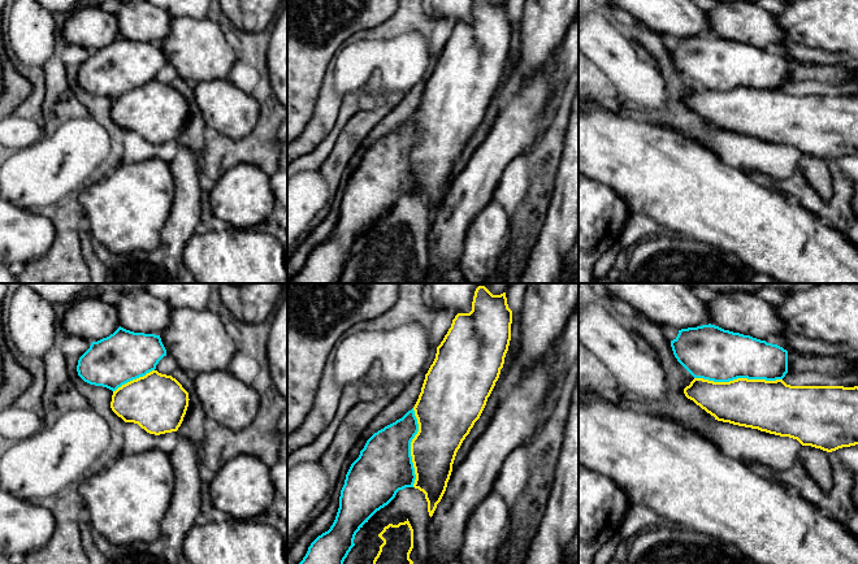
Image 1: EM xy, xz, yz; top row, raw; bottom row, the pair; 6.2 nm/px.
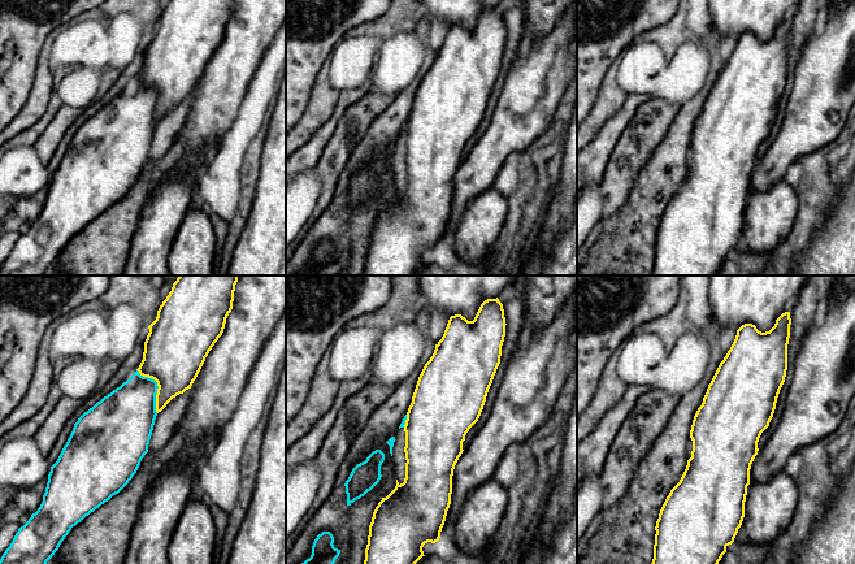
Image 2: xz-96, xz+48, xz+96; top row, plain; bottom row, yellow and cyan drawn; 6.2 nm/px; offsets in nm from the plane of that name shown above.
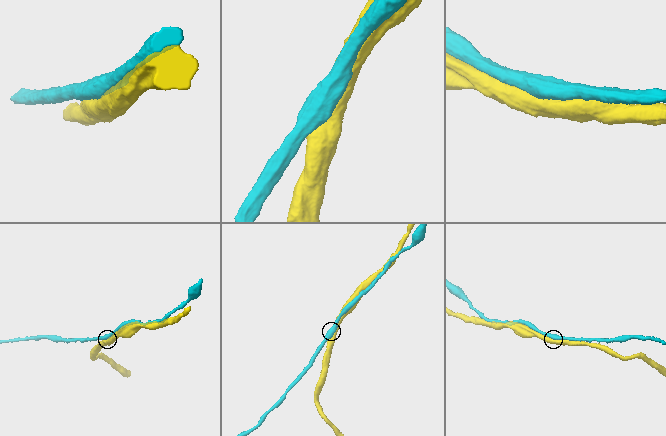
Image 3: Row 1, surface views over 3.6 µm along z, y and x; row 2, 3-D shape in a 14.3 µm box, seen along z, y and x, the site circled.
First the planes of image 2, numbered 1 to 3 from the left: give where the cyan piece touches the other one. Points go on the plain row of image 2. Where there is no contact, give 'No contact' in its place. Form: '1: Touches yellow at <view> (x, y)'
1: Touches yellow at xz-96 (159, 96)
2: Touches yellow at xz+48 (406, 130)
3: No contact

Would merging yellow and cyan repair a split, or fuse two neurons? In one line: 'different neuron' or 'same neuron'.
same neuron

